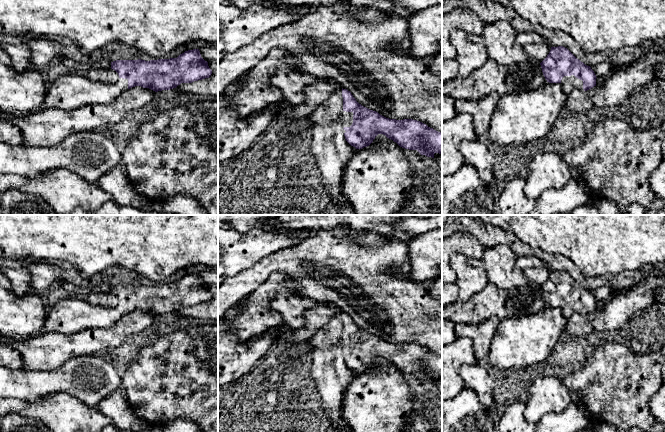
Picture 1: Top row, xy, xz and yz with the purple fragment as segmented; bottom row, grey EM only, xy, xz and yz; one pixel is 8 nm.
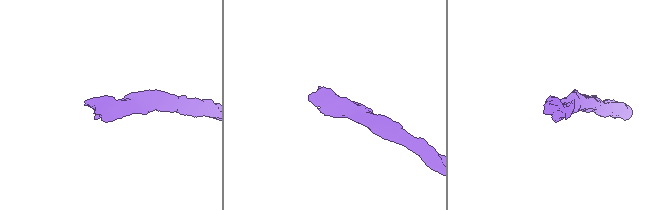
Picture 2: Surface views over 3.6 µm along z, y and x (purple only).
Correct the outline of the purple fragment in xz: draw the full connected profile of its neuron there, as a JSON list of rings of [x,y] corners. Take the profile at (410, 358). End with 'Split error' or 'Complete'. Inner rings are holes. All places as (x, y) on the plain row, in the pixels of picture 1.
[[[342,312],[343,337],[339,346],[343,351],[346,365],[356,373],[369,370],[378,358],[396,366],[400,371],[417,374],[421,379],[434,382],[435,377],[442,379],[442,357],[428,351],[426,348],[413,343],[389,343],[378,336],[359,328],[350,315]]]. Split error

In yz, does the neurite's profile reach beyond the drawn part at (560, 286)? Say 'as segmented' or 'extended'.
extended

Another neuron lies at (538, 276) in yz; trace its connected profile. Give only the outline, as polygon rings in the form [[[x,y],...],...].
[[[545,266],[532,267],[523,270],[523,274],[533,285],[542,286],[549,278],[551,271]]]

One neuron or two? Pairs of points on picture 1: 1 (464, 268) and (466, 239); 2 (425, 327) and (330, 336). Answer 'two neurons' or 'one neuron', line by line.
1: two neurons
2: two neurons

